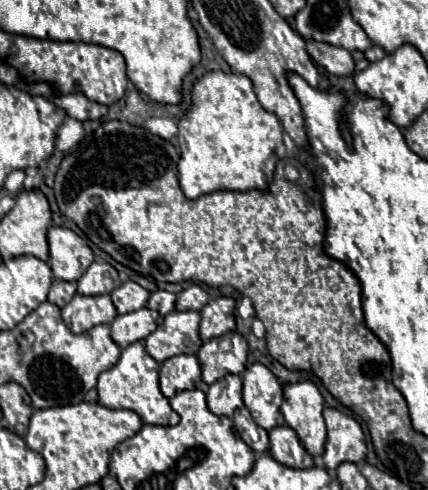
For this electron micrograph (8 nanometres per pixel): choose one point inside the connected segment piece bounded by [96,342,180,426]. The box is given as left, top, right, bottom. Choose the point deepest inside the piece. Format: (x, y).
(132, 382)

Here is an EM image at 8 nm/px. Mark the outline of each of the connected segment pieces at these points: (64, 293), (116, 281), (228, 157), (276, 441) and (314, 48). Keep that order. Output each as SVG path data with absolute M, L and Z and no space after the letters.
M54 280L52 286L50 286L48 302L64 308L68 304L68 300L72 300L74 294L76 294L76 282L60 282L60 280Z
M94 262L78 280L78 292L84 296L110 294L120 284L122 280L118 278L116 268L112 268L108 262Z
M208 72L192 92L192 108L178 122L182 158L178 162L180 186L188 198L218 190L268 190L278 160L286 156L284 130L276 114L266 112L252 88L252 80L234 72Z
M278 426L270 430L270 454L284 466L310 468L314 466L312 454L304 448L298 434L290 426Z
M306 40L306 50L318 66L326 68L334 76L346 76L354 72L354 60L350 52L344 48L336 48L332 44L316 42L316 40Z

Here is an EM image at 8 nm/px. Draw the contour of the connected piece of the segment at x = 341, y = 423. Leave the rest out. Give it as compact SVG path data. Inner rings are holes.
M324 408L328 438L324 444L324 464L334 470L342 462L360 462L366 456L364 430L356 418L338 408Z

